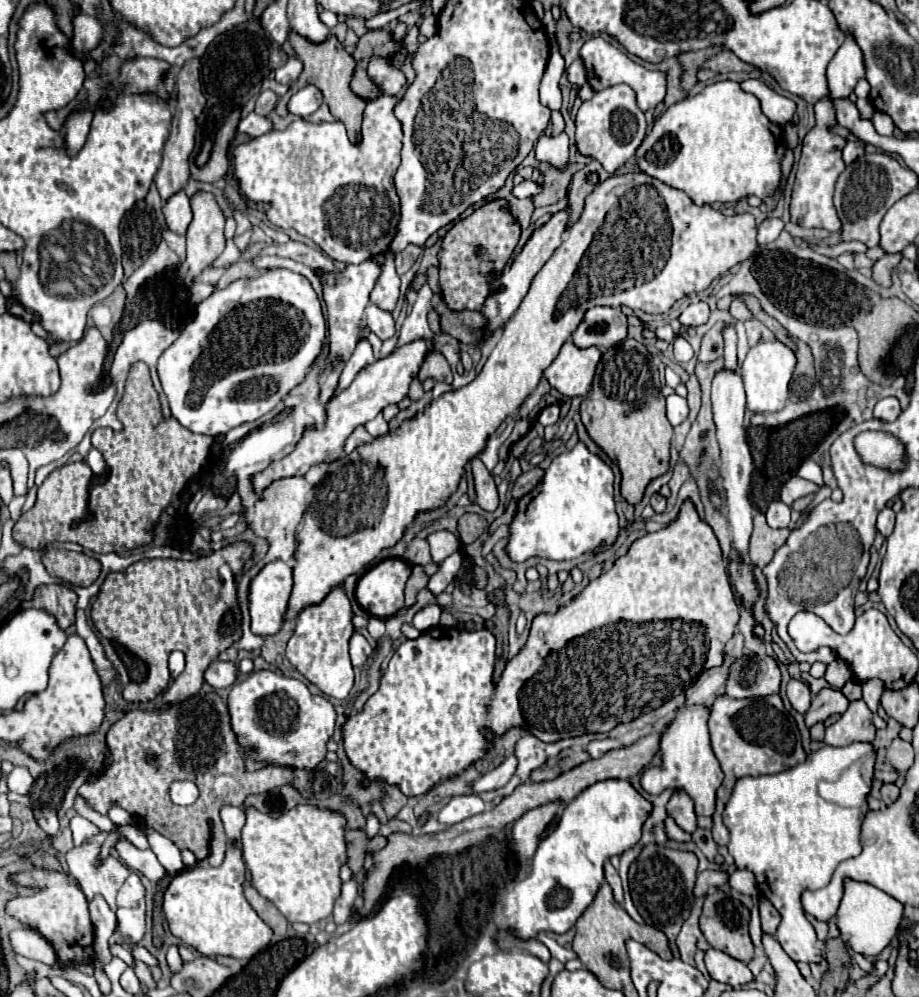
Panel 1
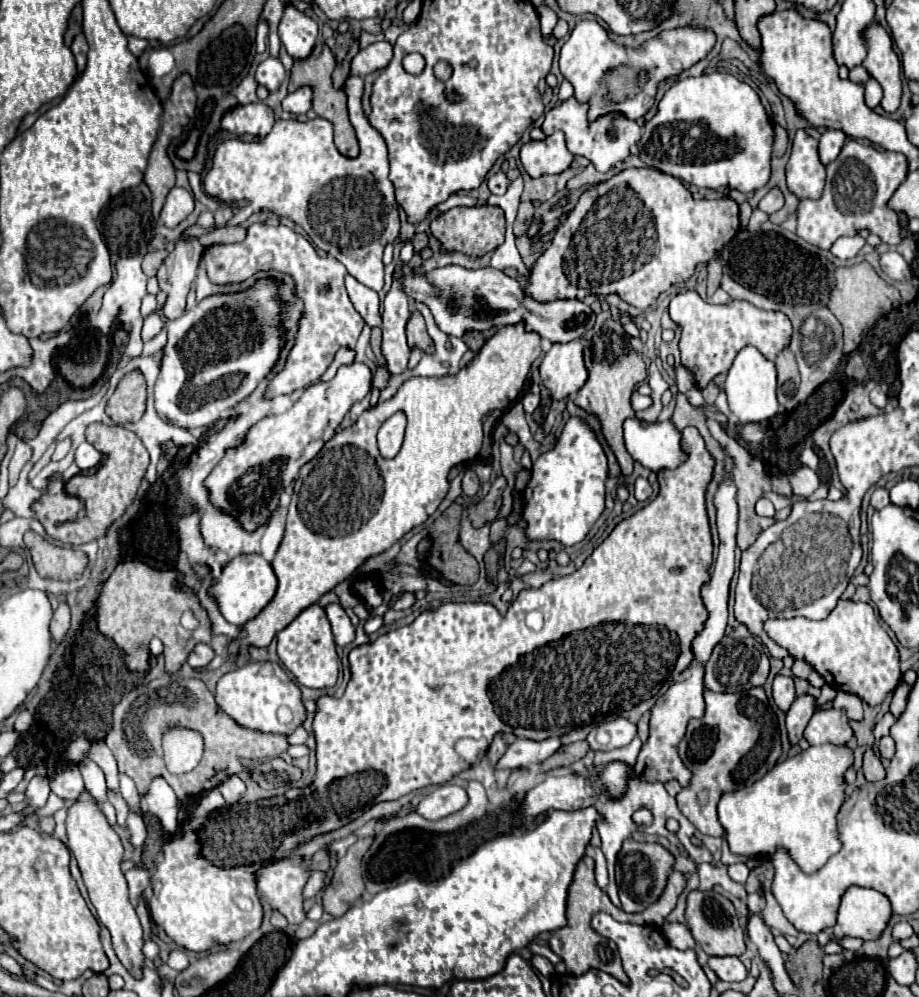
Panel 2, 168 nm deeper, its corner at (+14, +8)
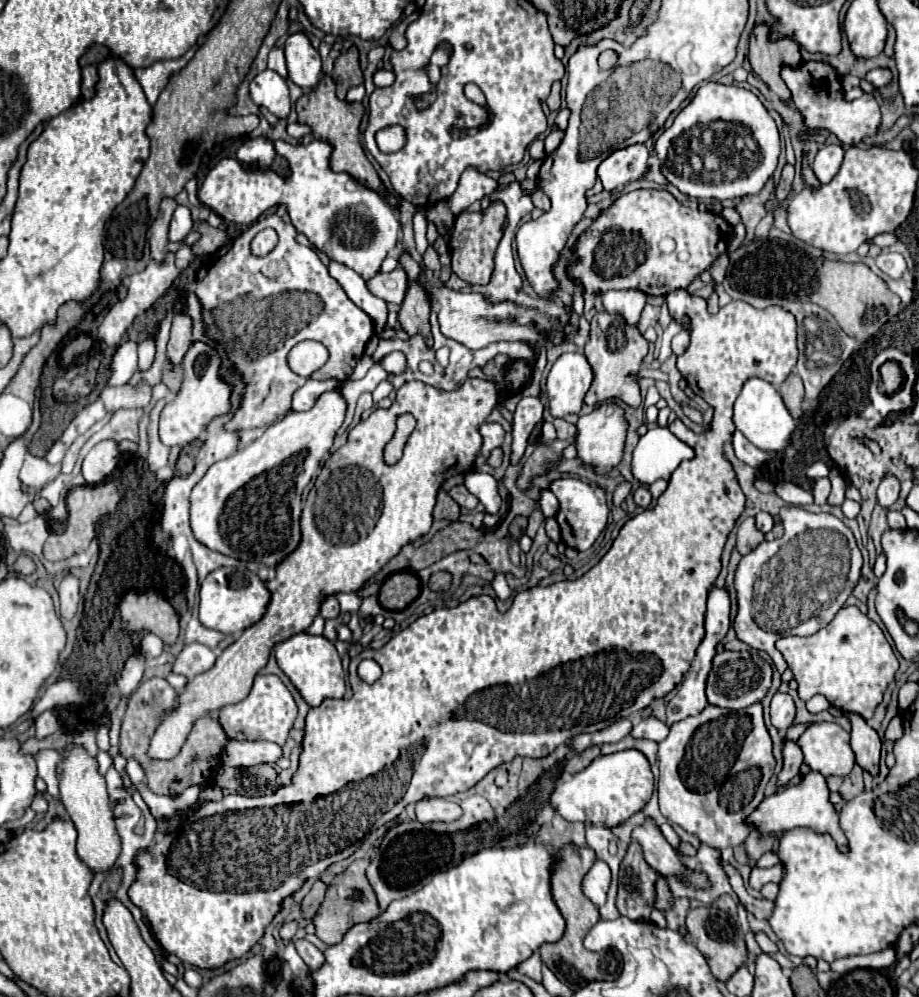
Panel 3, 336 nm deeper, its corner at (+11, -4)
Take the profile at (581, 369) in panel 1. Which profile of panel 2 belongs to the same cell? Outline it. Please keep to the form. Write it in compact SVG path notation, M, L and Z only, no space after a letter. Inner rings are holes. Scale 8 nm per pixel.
M583 341L553 343L549 353L543 357L539 373L553 399L575 395L585 385L589 375L583 361Z

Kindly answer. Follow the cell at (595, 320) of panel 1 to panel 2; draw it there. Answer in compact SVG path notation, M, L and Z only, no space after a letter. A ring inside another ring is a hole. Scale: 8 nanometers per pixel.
M457 265L433 269L429 273L411 271L401 277L401 289L409 299L425 303L437 327L453 337L463 337L469 331L487 331L491 327L507 327L525 323L525 331L537 333L551 343L567 343L581 337L595 325L595 313L577 299L553 299L547 303L527 295L525 285L505 275L499 269L483 267L467 271Z

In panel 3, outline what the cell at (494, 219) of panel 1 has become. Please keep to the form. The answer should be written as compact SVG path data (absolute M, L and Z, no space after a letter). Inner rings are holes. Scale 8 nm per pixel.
M492 203L486 211L480 213L460 213L450 231L450 255L452 255L452 271L470 285L486 285L490 281L494 269L494 253L502 239L502 231L506 227L506 209L502 203Z

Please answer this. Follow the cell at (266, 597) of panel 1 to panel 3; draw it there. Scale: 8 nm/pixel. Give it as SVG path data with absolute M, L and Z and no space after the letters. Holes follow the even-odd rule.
M220 567L212 571L202 587L200 587L200 621L202 625L216 629L224 635L244 631L248 625L254 625L264 617L264 609L268 607L272 593L268 593L268 587L260 577L246 567Z

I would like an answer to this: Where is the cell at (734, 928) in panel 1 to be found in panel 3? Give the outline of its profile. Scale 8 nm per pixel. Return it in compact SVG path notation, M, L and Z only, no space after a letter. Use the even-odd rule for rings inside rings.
M696 907L688 911L686 917L686 929L690 935L690 941L698 947L698 951L706 957L710 971L716 979L726 981L738 967L746 963L746 943L744 943L744 933L740 925L728 917L726 911L718 907Z

